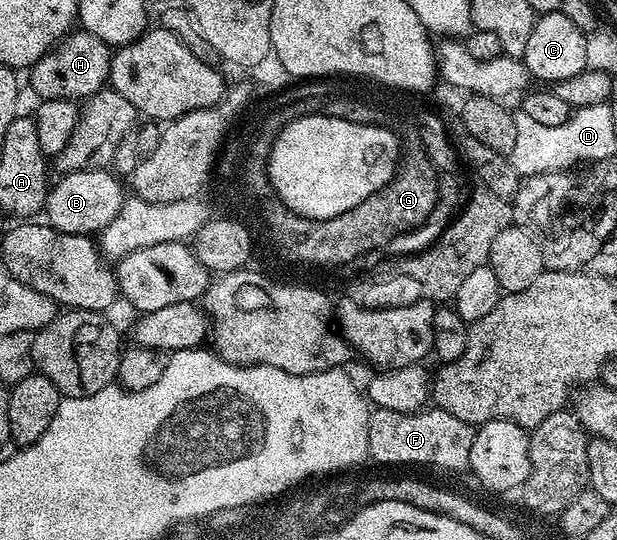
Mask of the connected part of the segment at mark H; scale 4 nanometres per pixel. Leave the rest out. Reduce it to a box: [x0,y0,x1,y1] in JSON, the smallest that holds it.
[28,31,111,103]

